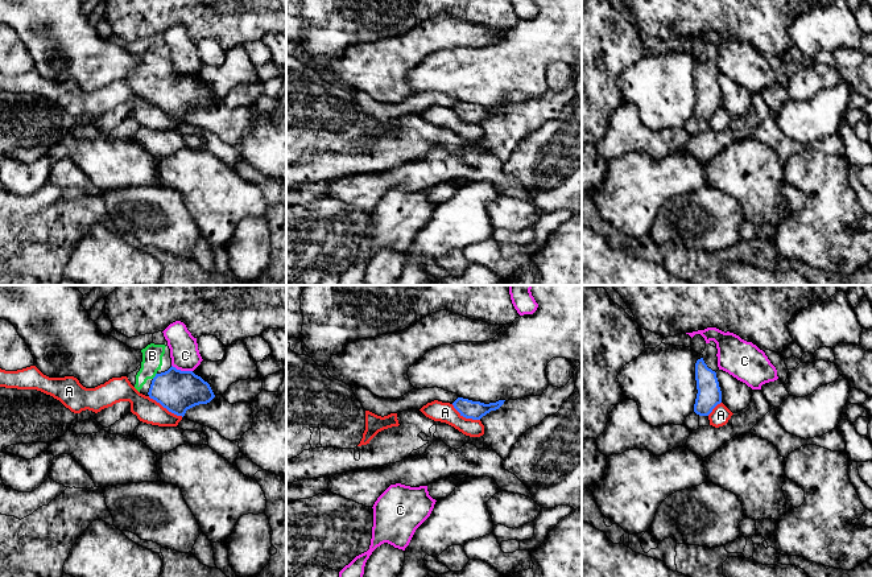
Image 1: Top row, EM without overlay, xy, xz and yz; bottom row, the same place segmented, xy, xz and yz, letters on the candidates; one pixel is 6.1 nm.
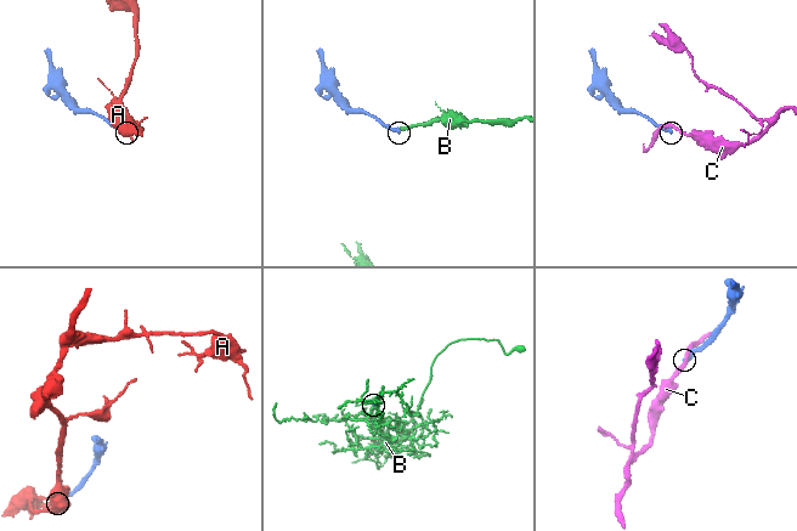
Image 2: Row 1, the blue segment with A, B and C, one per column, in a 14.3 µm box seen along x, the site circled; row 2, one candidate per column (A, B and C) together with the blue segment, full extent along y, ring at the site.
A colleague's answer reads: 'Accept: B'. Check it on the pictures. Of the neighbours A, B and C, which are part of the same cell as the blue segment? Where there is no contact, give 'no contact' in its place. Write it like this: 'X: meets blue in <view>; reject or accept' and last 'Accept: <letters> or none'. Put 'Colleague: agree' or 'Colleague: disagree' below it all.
A: meets blue in xy; reject
B: meets blue in xy; accept
C: meets blue in xy; reject
Accept: B
Colleague: agree

